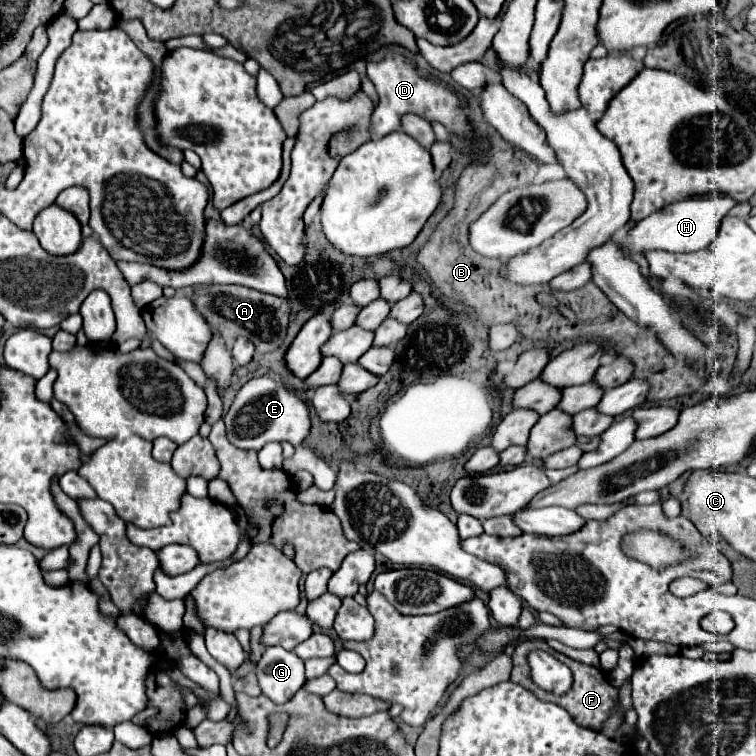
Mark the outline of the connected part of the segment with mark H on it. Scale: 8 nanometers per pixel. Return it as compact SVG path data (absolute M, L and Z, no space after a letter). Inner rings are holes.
M712 195L712 197L698 197L698 199L686 199L686 201L676 201L674 205L666 205L660 209L658 219L660 227L664 233L654 233L654 213L644 217L642 221L636 221L624 239L616 241L620 251L630 257L636 253L646 255L648 251L670 251L670 253L690 253L690 251L700 251L710 241L714 241L722 219L726 213L736 205L738 201L726 195Z

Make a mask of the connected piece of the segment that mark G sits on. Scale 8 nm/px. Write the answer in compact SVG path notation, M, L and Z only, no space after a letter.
M266 647L256 675L262 693L274 703L286 703L306 683L304 661L294 651L282 647Z

